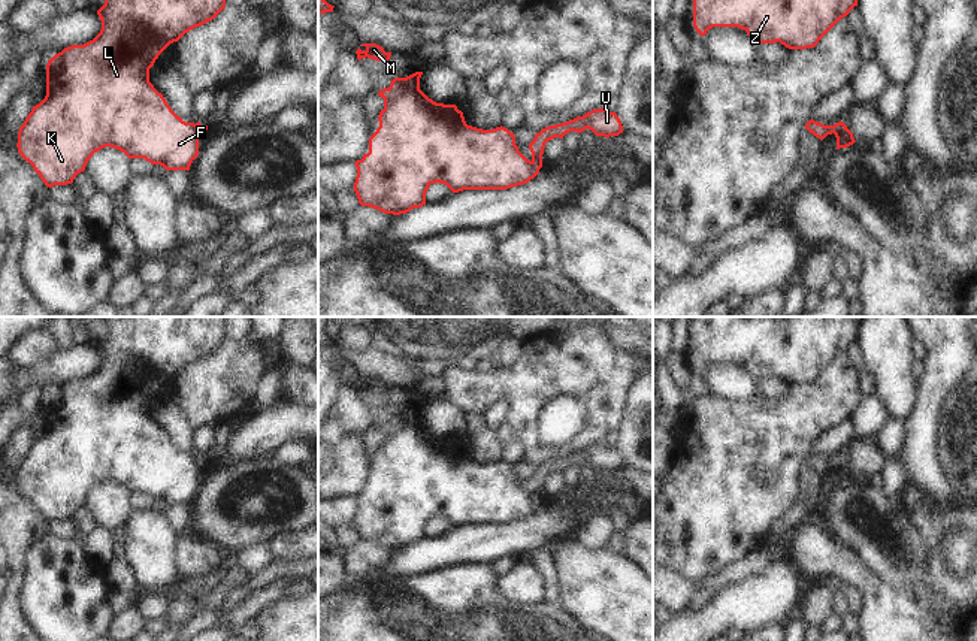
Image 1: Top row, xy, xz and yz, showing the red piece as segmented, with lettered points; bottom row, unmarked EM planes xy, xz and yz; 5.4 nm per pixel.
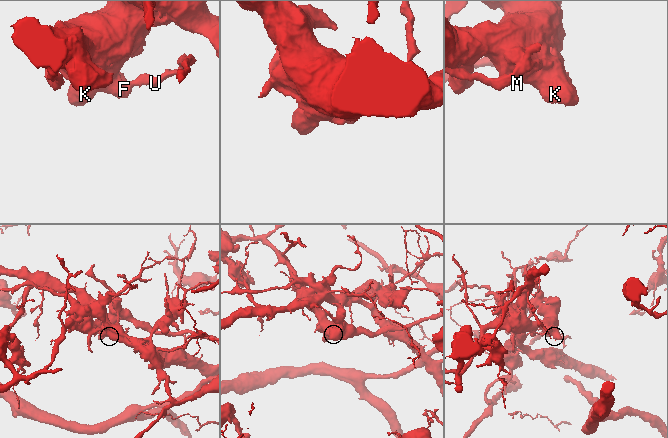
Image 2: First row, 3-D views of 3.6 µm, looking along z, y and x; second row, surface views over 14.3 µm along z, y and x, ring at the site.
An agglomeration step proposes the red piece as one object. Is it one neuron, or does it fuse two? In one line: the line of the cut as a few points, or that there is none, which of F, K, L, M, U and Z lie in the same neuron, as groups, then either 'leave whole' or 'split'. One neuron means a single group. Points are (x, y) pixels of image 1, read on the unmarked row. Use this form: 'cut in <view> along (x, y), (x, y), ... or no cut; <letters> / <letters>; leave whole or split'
cut in xz along (532, 495), (541, 501); F K L M Z / U; split

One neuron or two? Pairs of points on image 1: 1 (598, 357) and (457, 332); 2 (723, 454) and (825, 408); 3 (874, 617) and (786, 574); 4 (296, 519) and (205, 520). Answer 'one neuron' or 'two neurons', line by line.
1: two neurons
2: one neuron
3: two neurons
4: one neuron

